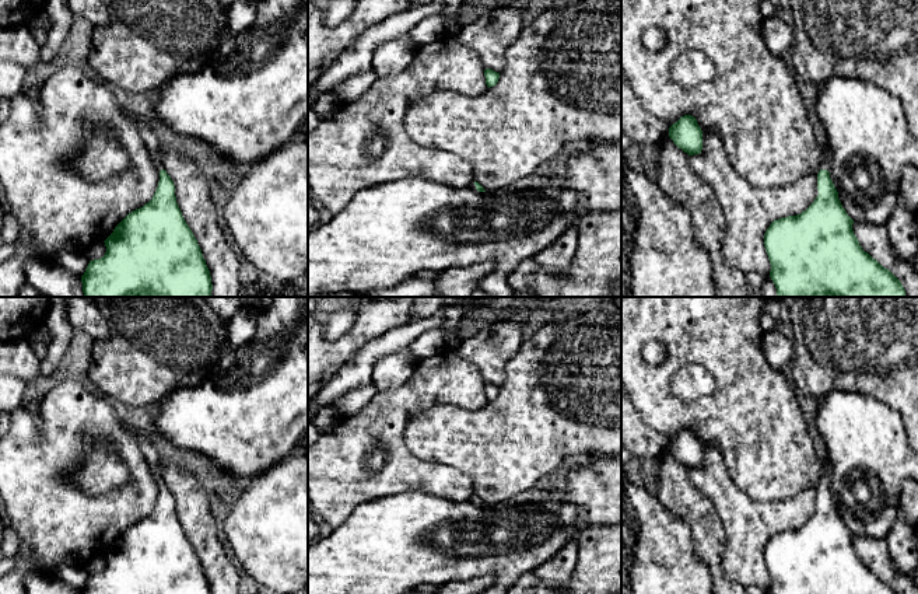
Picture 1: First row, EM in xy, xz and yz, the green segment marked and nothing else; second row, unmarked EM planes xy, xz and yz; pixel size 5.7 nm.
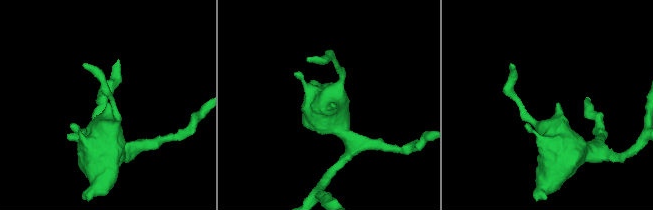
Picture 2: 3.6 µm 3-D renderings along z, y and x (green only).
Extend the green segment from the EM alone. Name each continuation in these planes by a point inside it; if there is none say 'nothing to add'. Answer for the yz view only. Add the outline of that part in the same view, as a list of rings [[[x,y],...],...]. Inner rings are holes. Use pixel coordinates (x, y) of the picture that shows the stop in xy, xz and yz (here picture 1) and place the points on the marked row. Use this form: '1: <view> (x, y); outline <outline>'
1: yz (826, 153); outline [[[828,146],[821,150],[821,157],[823,157],[823,163],[820,165],[820,170],[830,171],[830,164],[831,164],[831,160],[833,160],[833,154],[831,154],[831,150],[830,150]]]

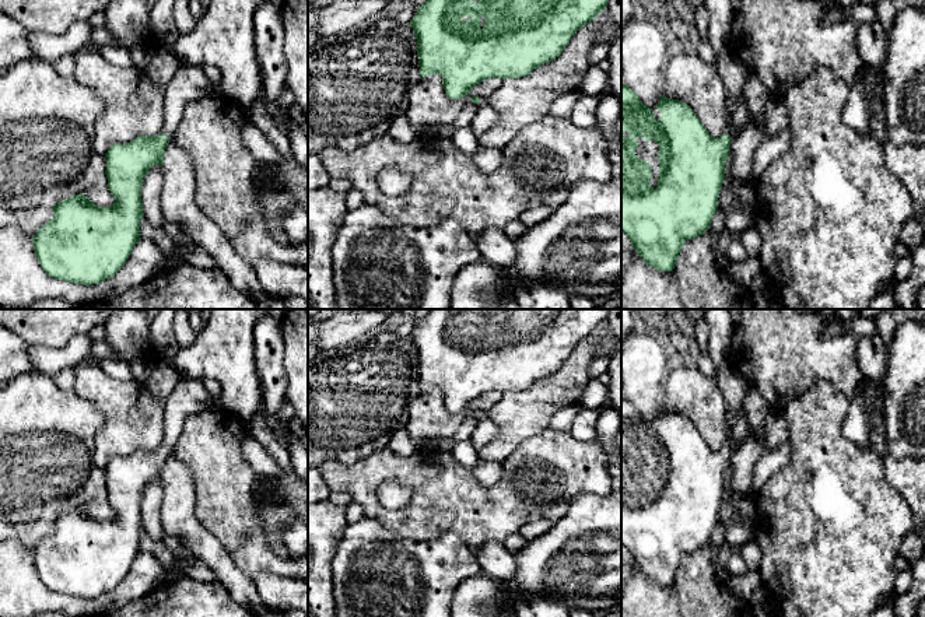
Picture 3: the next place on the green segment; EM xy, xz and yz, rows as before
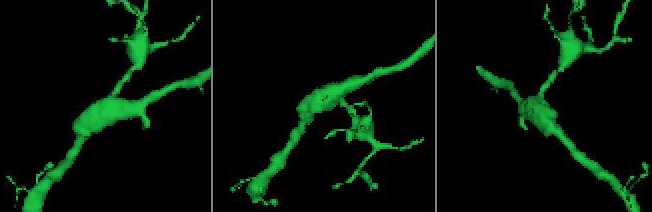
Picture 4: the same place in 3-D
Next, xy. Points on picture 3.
1: xy (189, 81); outline [[[181,64],[164,90],[165,120],[162,134],[168,139],[174,137],[190,99],[218,94],[221,94],[220,83],[211,81],[200,66]]]

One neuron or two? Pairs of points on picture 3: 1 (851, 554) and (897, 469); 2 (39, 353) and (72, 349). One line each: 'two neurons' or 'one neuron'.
1: two neurons
2: one neuron

